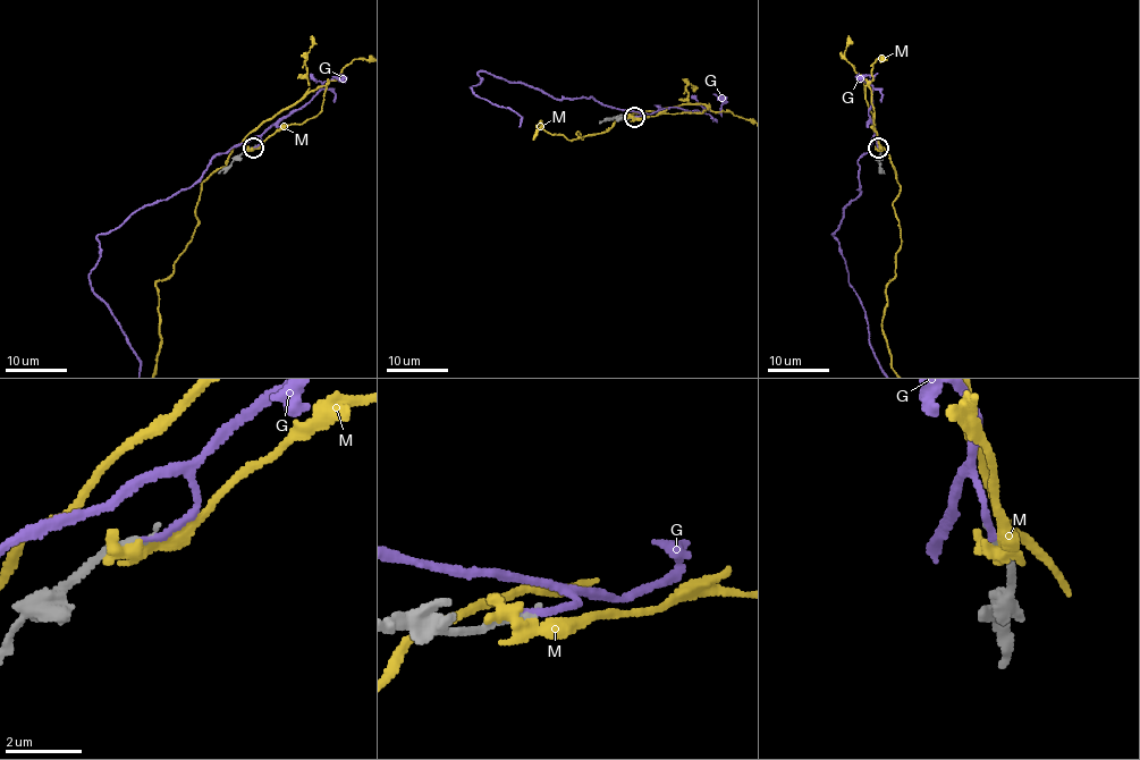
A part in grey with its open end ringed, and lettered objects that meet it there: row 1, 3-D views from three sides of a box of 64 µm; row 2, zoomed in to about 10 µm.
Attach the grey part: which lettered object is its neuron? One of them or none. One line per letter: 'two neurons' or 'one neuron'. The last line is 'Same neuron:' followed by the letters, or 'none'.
G: one neuron
M: two neurons
Same neuron: G

